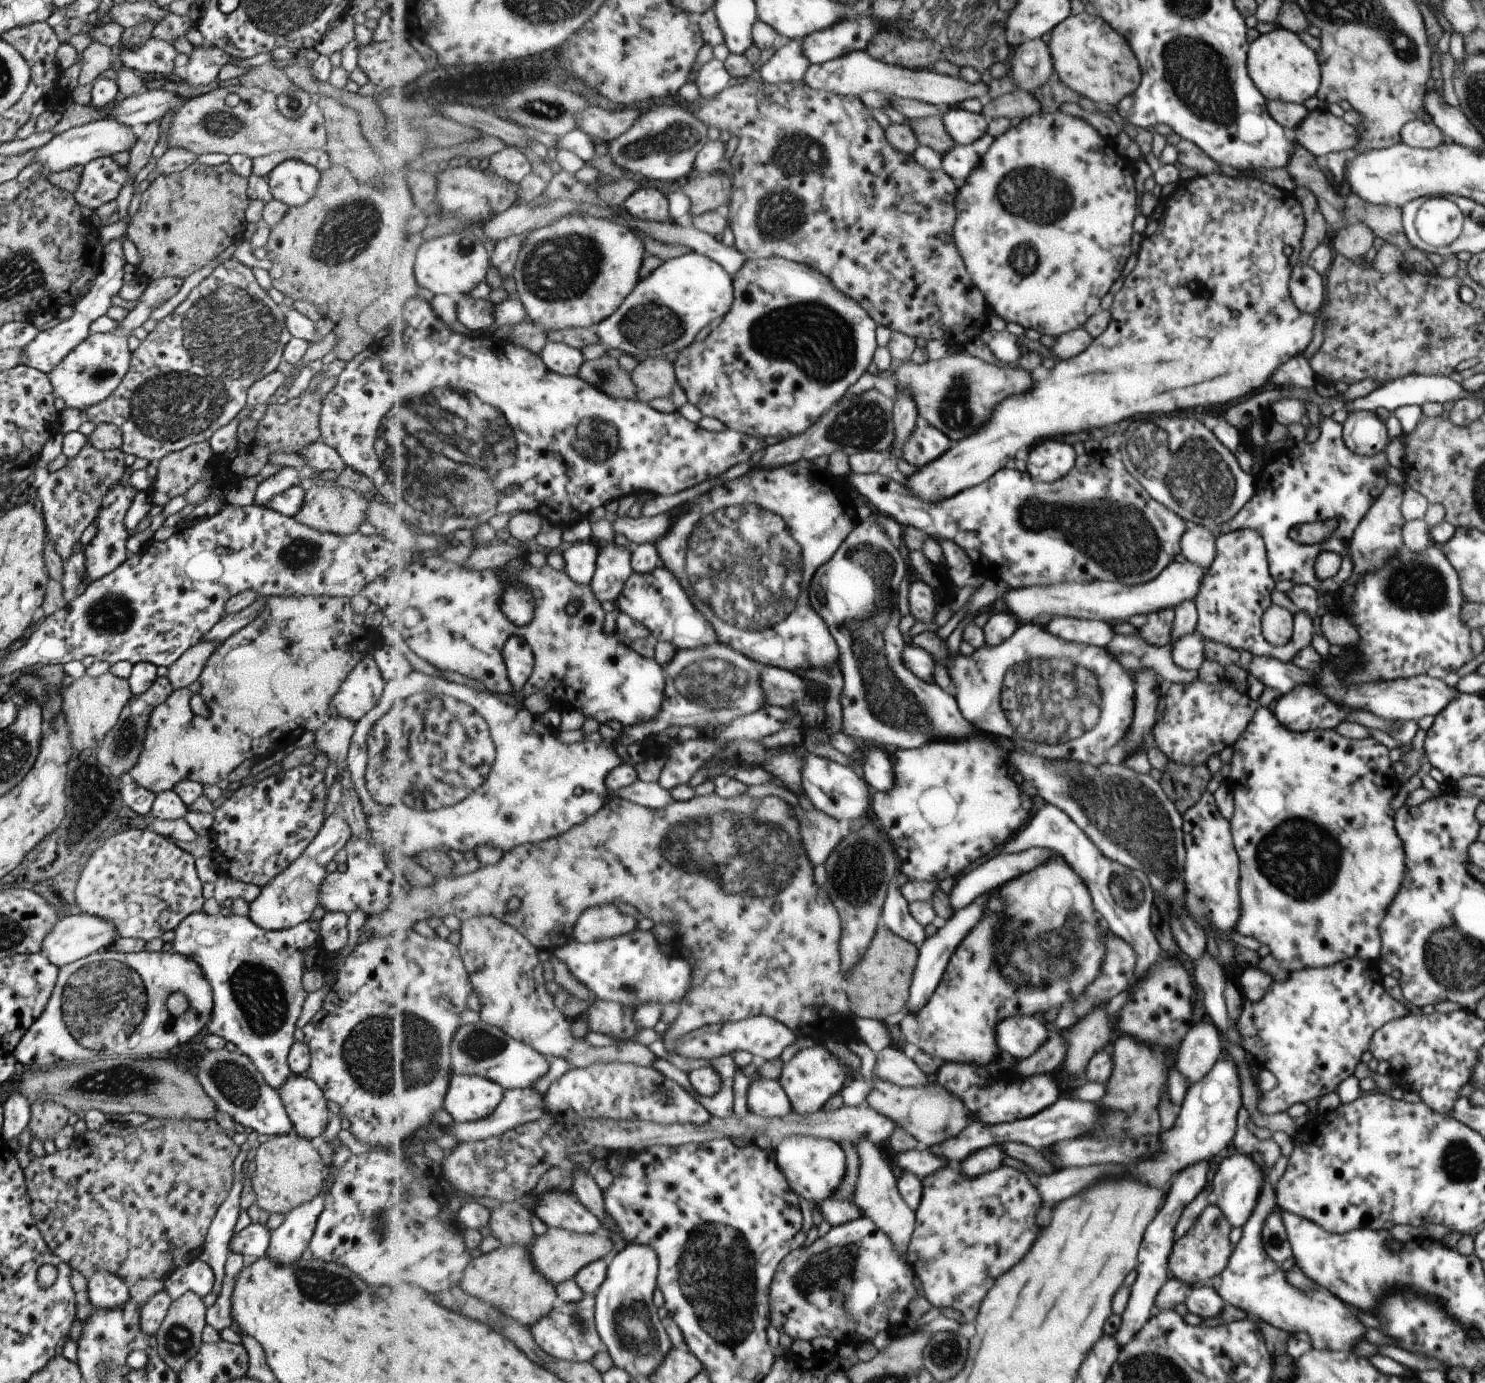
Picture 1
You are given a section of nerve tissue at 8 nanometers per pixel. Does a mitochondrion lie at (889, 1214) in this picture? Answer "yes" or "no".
no

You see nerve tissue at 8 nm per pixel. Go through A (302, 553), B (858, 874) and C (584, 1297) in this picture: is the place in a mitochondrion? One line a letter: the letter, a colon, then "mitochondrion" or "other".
A: mitochondrion
B: mitochondrion
C: other

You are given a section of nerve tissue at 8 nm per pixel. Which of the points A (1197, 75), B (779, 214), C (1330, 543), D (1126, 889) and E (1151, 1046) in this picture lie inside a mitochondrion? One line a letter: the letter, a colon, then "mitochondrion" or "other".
A: mitochondrion
B: mitochondrion
C: other
D: mitochondrion
E: other

